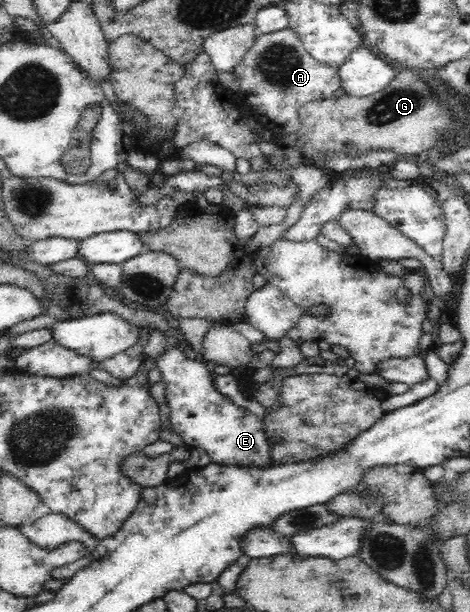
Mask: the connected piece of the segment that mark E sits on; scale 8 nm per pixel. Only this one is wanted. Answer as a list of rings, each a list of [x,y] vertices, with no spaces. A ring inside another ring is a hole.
[[[168,345],[166,353],[155,362],[155,366],[162,373],[161,384],[165,386],[164,397],[166,406],[170,408],[168,419],[173,432],[179,434],[188,449],[202,449],[210,461],[215,464],[227,466],[261,467],[270,466],[270,453],[273,449],[273,441],[269,441],[264,420],[256,417],[255,413],[239,407],[232,399],[217,389],[215,377],[211,366],[200,358],[189,360],[182,354],[179,348]]]

